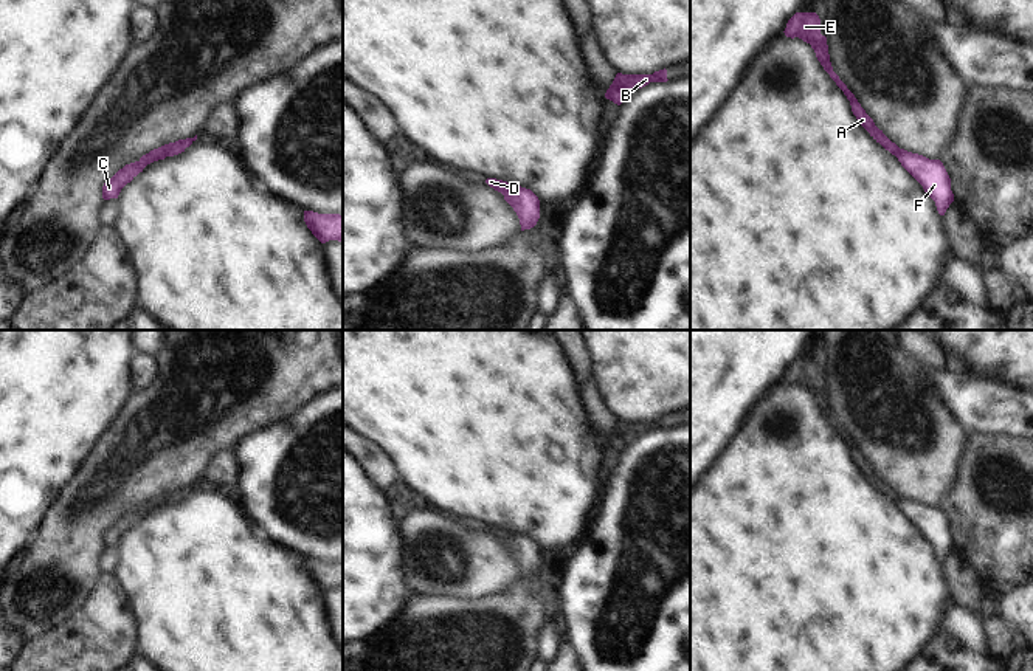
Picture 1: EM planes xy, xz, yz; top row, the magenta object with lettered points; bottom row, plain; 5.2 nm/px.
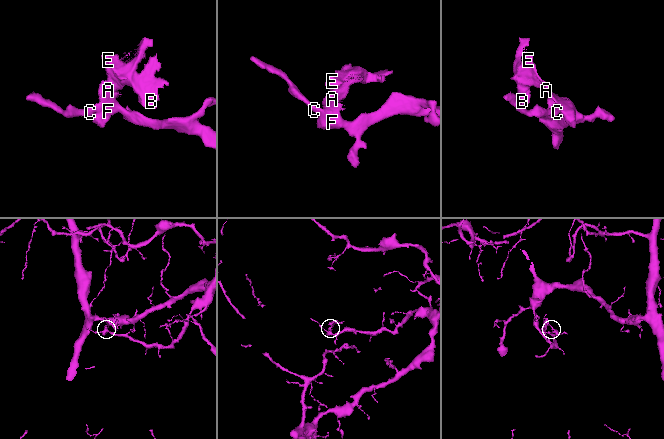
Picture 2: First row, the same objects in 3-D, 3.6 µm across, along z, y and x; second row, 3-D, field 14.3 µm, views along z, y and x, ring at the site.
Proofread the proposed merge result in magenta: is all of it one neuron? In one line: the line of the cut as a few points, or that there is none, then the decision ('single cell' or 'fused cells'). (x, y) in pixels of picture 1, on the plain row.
no cut; single cell

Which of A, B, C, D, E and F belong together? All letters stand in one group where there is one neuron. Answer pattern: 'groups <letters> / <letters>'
groups A B C D E F

